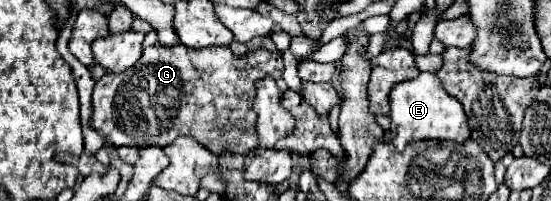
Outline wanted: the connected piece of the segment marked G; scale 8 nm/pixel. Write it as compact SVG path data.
M144 47L138 65L126 69L126 73L106 73L96 81L88 123L116 147L166 147L178 135L190 135L218 157L226 153L246 155L258 147L256 113L252 109L254 81L266 75L280 79L282 71L282 55L268 49L236 57L228 47Z

